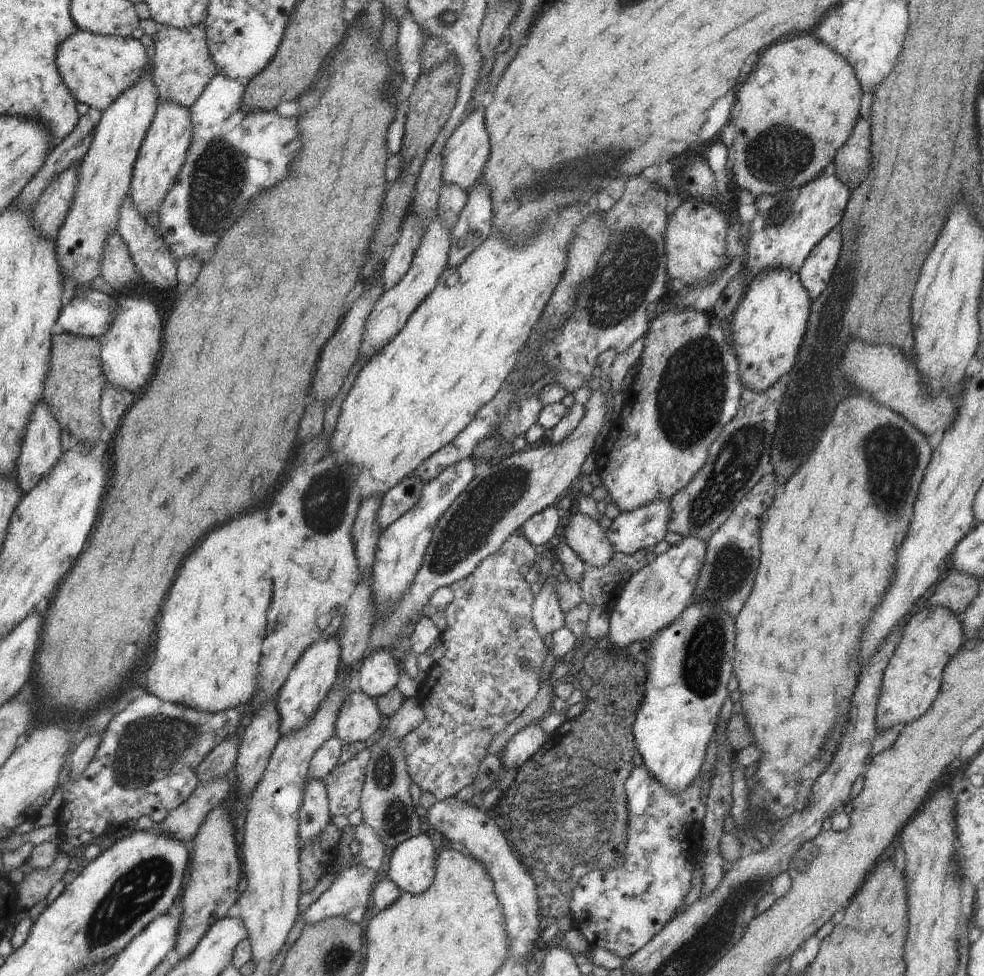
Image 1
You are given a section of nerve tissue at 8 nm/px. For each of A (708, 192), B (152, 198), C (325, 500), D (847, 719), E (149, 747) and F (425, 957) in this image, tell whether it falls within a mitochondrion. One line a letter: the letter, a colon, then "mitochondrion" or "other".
A: other
B: other
C: mitochondrion
D: other
E: mitochondrion
F: other

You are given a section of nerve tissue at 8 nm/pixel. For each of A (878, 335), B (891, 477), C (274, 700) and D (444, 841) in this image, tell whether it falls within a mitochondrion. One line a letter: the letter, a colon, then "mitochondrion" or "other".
A: other
B: mitochondrion
C: other
D: other

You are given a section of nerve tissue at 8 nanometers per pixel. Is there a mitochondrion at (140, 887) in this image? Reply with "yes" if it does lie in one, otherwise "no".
yes

